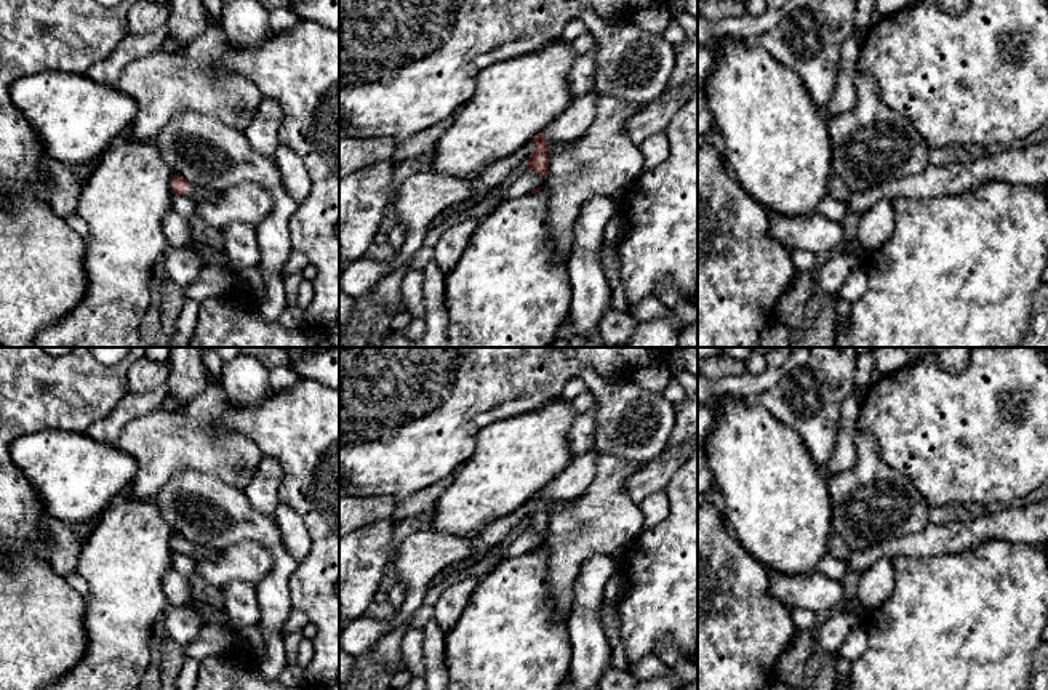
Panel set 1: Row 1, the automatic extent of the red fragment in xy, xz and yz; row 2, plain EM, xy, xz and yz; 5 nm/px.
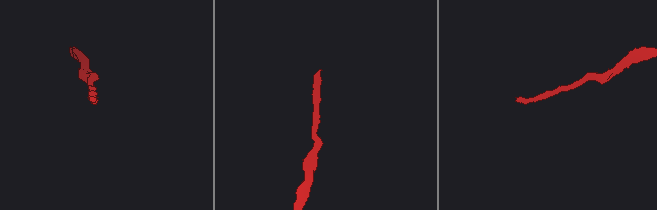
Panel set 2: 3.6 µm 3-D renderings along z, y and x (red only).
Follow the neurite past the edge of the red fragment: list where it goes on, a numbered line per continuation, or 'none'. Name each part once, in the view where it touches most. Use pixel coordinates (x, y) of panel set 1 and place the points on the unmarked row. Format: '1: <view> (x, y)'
1: xz (581, 471)

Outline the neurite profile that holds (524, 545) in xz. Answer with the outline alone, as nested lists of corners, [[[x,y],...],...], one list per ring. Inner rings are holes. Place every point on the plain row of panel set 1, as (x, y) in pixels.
[[[526,530],[522,536],[518,536],[506,551],[504,559],[514,559],[518,556],[525,556],[531,552],[536,546],[544,546],[549,532],[546,535],[539,535],[533,530]]]

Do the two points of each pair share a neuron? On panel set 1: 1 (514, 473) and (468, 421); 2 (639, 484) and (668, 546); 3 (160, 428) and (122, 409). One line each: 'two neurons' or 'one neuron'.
1: two neurons
2: two neurons
3: two neurons

